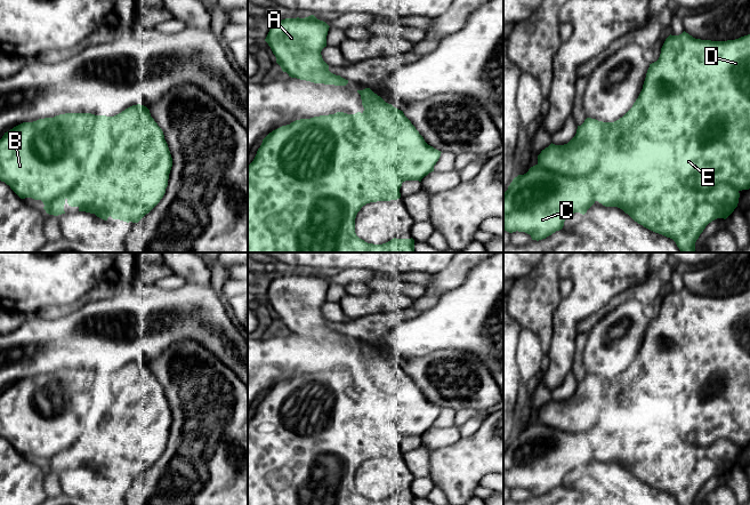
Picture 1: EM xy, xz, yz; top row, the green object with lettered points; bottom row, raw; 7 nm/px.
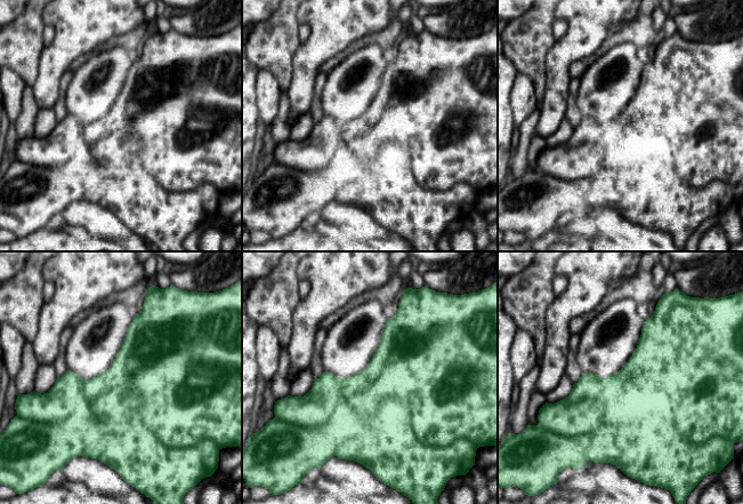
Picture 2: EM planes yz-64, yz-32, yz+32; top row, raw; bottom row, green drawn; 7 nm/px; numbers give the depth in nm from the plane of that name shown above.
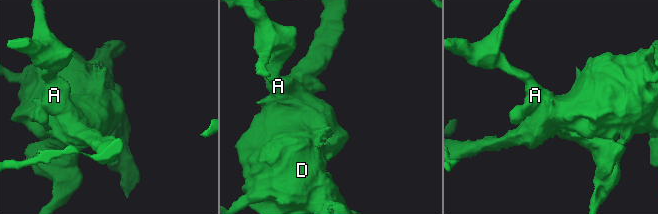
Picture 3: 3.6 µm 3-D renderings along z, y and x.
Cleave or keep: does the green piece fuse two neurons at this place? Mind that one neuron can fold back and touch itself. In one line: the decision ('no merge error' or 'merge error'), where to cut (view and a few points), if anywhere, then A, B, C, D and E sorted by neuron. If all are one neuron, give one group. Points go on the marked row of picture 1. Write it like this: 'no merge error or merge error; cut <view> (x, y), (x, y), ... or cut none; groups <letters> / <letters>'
merge error; cut yz (629, 110), (629, 119), (660, 123), (690, 186), (738, 191); groups A / B C D E

